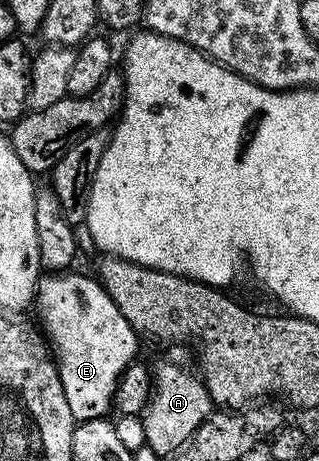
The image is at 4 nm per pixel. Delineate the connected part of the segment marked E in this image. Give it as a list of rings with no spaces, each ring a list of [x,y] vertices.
[[[47,273],[40,278],[35,288],[34,310],[39,310],[38,322],[44,336],[49,337],[50,346],[57,356],[57,366],[61,385],[65,389],[65,401],[69,401],[69,413],[76,421],[84,419],[102,419],[112,410],[115,391],[119,387],[119,378],[130,363],[136,362],[135,350],[141,344],[140,336],[121,317],[121,309],[113,305],[109,293],[98,278],[72,273]]]

